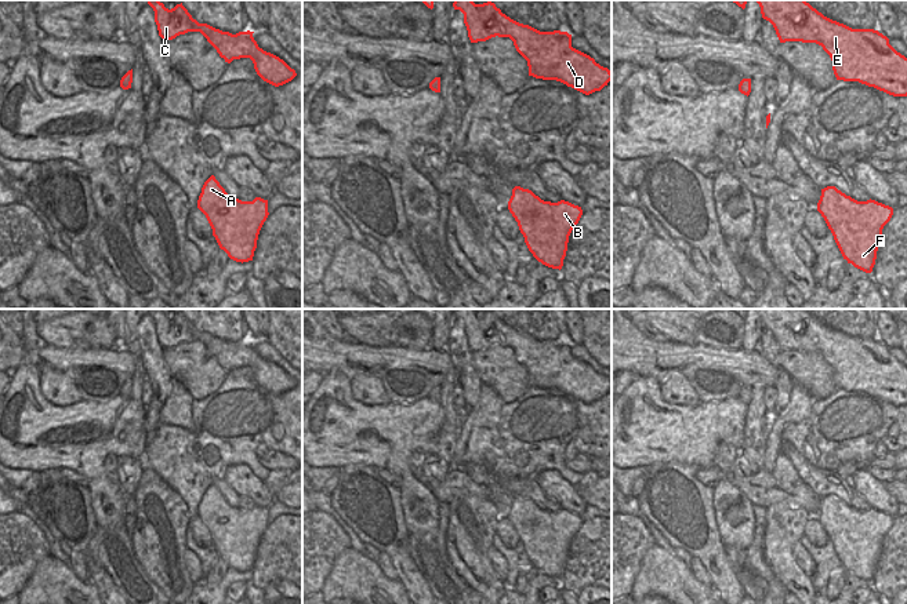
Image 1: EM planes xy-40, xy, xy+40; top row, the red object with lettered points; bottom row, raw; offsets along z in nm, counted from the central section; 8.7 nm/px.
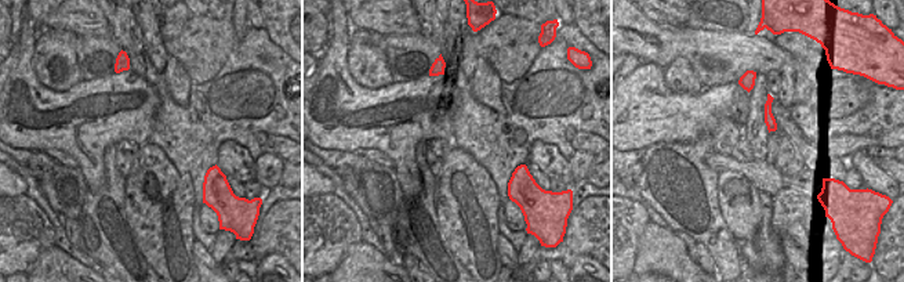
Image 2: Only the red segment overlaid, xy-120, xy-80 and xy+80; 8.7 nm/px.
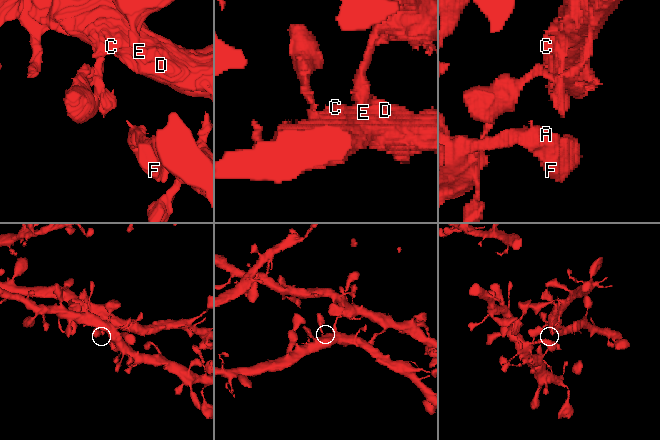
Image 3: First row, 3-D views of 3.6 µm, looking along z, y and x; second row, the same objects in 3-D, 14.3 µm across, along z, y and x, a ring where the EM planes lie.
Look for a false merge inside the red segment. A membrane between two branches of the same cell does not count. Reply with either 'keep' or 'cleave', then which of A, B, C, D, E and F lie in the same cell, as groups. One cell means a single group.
keep; groups A B C D E F

